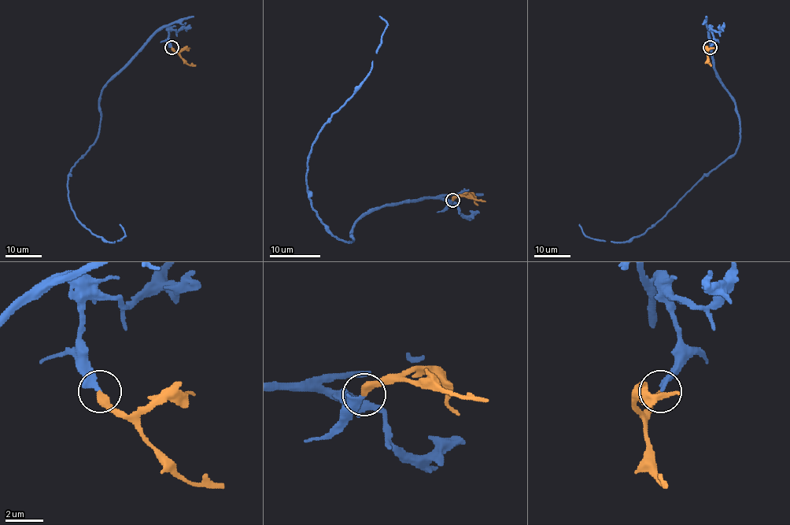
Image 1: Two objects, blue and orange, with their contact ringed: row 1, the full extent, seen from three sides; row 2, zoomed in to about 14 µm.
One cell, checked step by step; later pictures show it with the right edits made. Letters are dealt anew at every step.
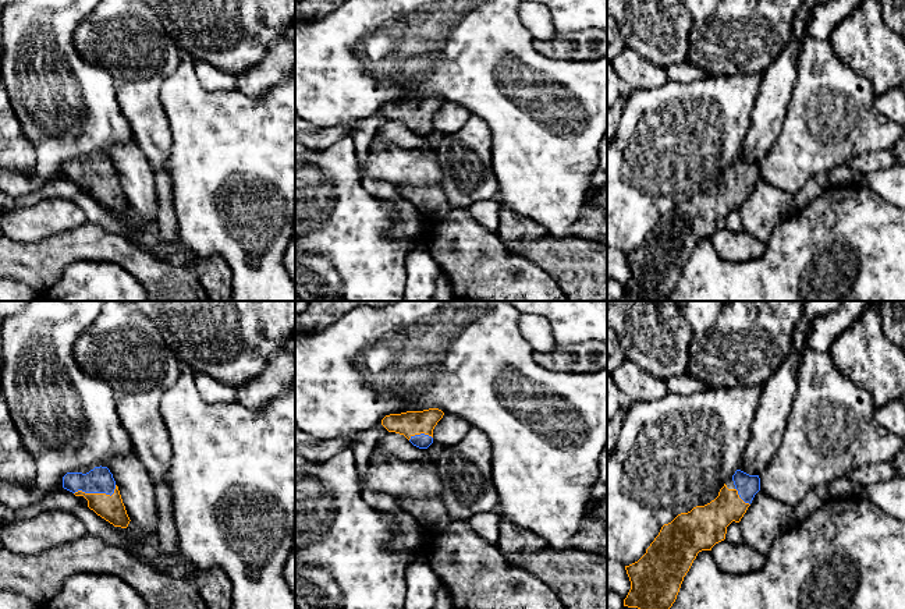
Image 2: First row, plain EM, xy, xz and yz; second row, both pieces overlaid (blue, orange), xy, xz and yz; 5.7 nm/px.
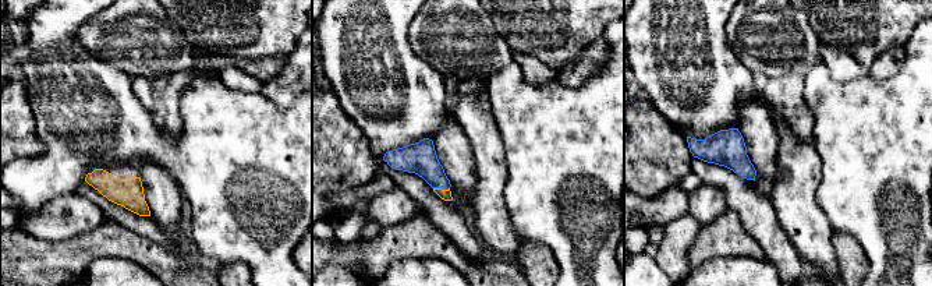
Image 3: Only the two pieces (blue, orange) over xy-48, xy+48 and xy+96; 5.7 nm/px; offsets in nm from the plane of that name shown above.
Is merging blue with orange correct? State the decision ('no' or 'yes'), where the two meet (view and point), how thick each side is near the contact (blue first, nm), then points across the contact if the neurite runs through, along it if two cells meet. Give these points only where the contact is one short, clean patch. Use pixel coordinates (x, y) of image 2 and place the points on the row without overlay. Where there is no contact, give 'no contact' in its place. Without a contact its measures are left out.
yes; meets blue in xy at (96, 180); 150 nm thick on the blue side, 150 nm on the other; runs through xy (99, 167), (96, 180), (112, 197)

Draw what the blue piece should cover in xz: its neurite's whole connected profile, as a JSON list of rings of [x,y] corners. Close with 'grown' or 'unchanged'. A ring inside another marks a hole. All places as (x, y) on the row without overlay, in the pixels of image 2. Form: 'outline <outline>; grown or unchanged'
outline [[[439,96],[390,102],[381,107],[388,120],[404,123],[414,134],[427,137],[433,131],[433,117],[443,106]]]; grown

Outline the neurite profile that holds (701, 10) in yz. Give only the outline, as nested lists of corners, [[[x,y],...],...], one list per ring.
[[[682,0],[695,22],[706,21],[720,0]]]

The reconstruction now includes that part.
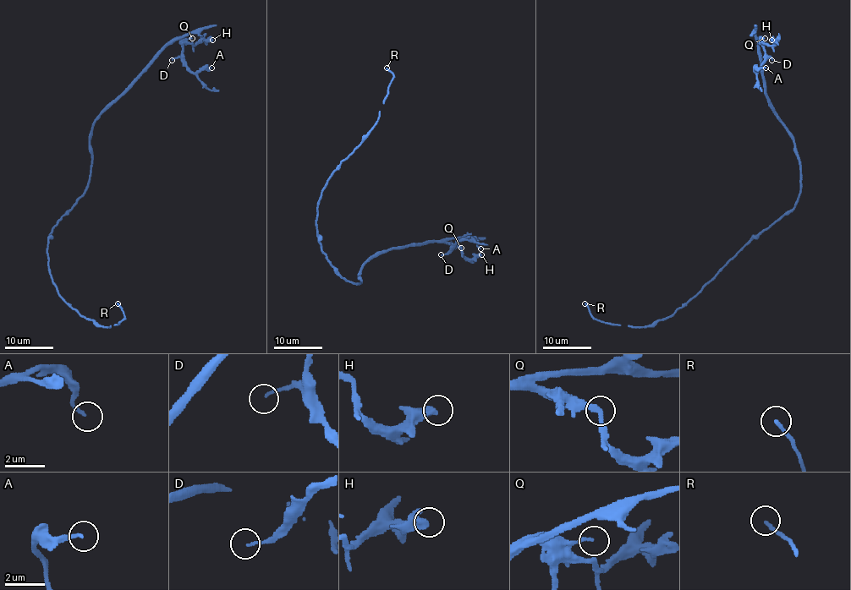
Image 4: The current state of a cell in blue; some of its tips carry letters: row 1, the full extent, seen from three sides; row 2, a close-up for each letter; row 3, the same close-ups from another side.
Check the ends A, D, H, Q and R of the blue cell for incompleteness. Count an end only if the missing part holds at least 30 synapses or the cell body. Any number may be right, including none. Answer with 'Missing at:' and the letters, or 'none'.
Missing at: none

